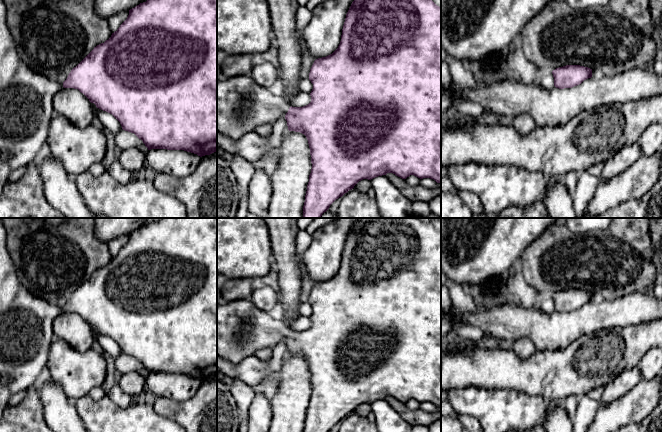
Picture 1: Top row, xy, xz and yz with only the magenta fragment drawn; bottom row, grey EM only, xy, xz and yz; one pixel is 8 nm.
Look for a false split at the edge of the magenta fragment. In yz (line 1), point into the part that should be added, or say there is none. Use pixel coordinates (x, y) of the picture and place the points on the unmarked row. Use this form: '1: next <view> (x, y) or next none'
1: next none

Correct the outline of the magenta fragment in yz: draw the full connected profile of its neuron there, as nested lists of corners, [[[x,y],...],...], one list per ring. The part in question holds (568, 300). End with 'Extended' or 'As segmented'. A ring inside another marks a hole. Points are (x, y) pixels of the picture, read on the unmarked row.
[[[566,289],[552,295],[554,310],[559,313],[572,312],[592,301],[592,293],[580,289]]]. As segmented

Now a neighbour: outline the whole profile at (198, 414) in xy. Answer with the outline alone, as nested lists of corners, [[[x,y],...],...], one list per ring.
[[[217,375],[202,380],[192,398],[178,401],[159,397],[153,407],[157,414],[178,423],[185,432],[217,432]]]

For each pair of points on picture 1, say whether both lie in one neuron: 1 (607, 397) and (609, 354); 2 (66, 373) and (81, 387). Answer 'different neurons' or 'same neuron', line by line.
1: different neurons
2: same neuron

